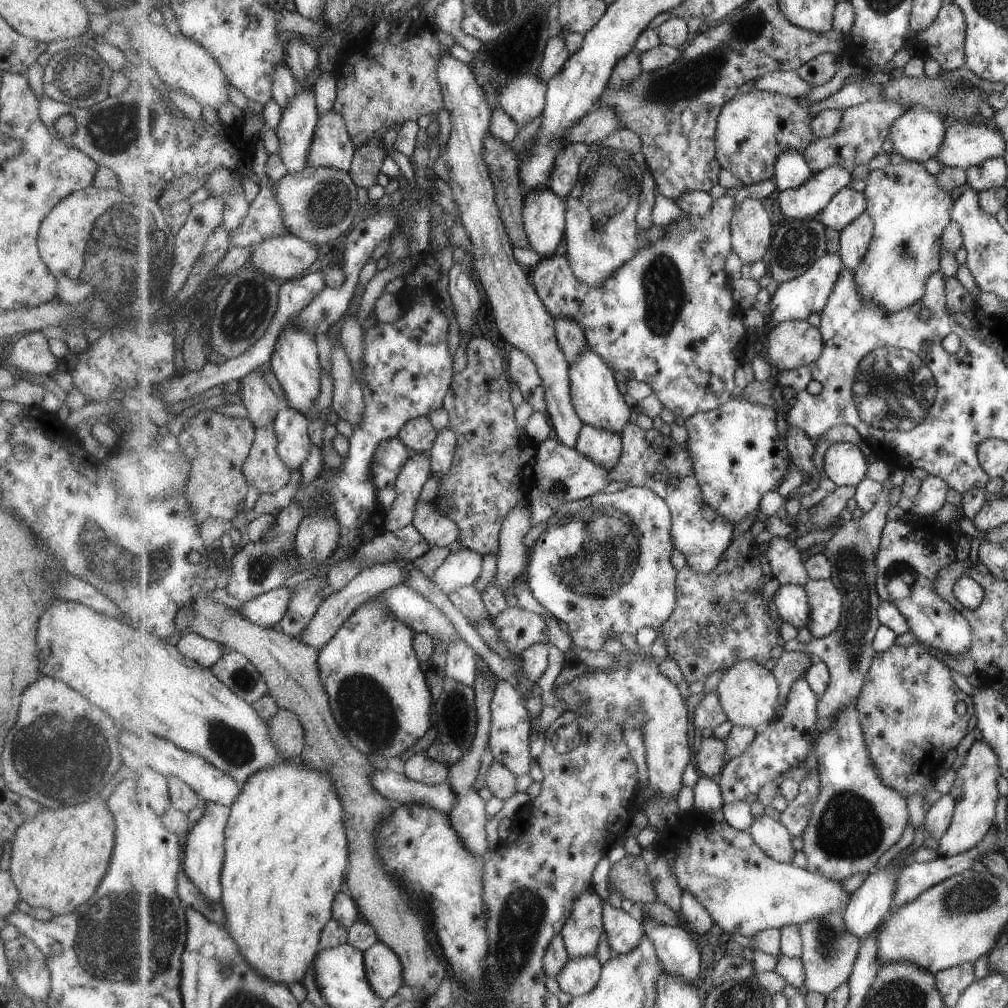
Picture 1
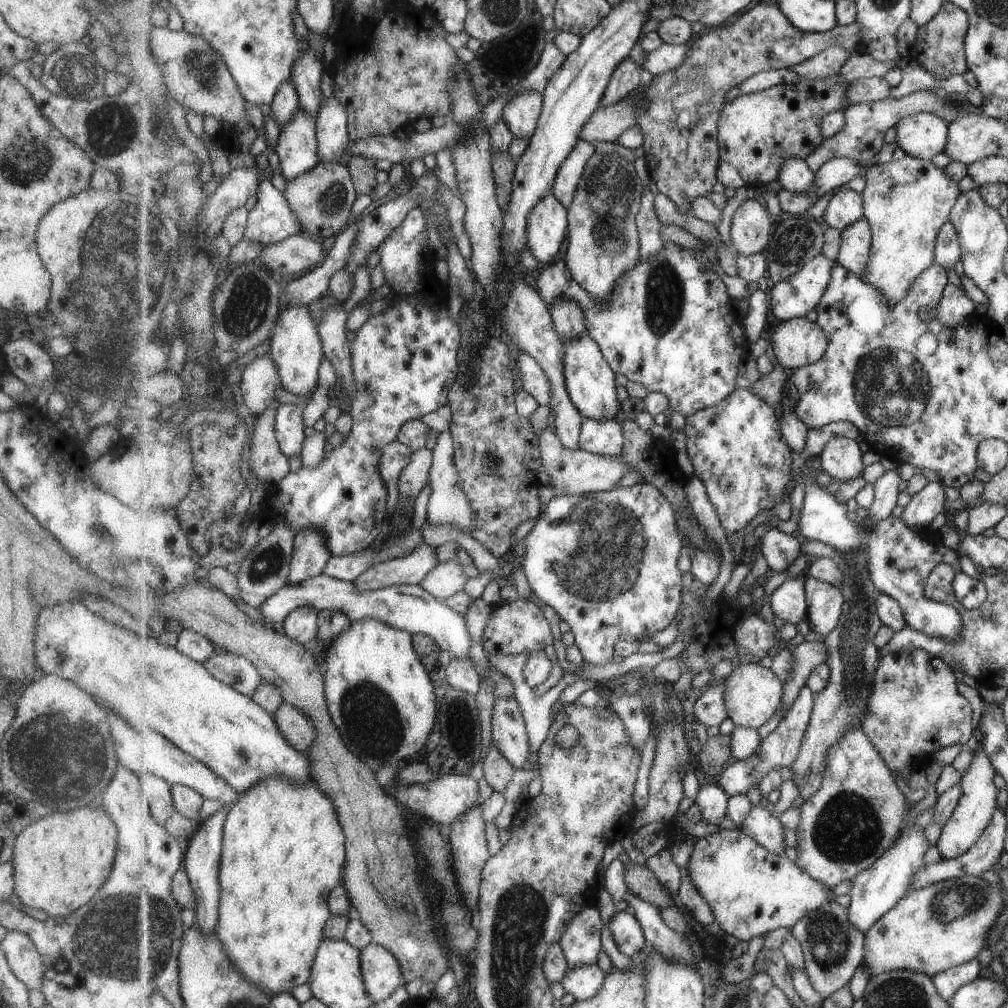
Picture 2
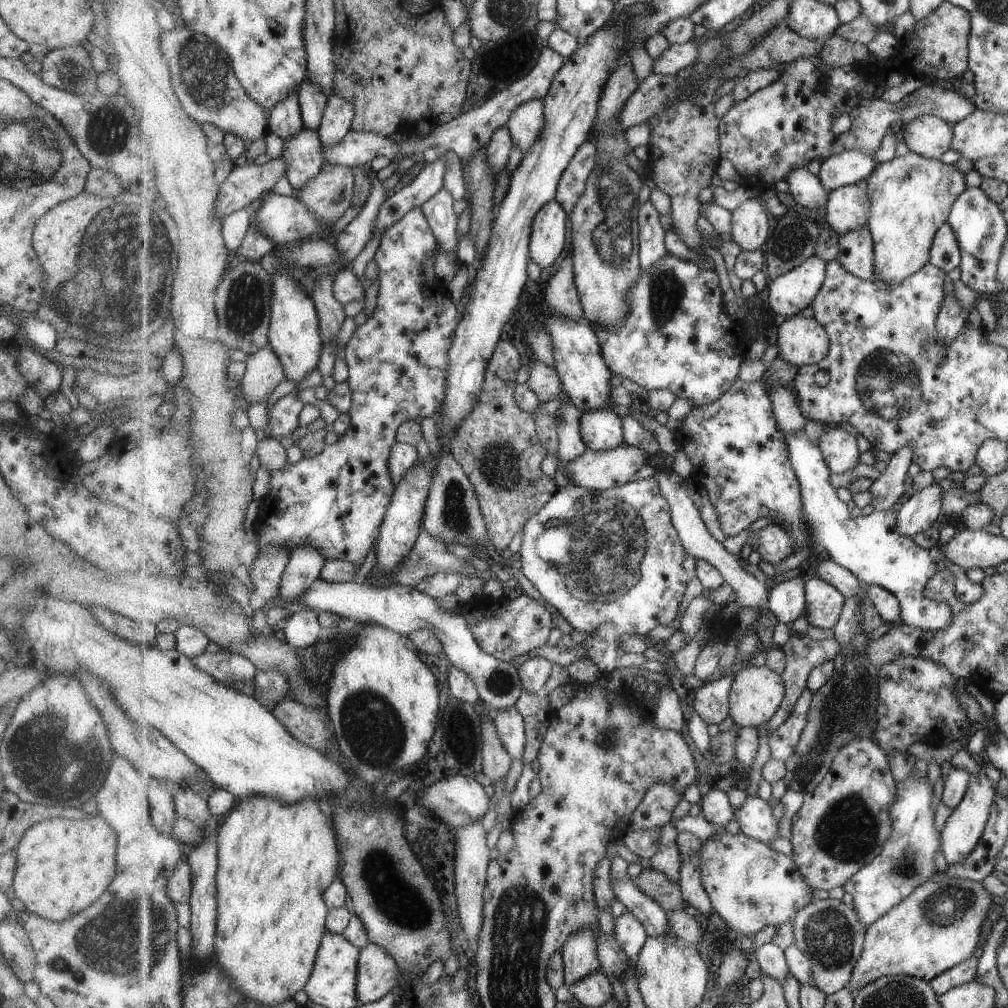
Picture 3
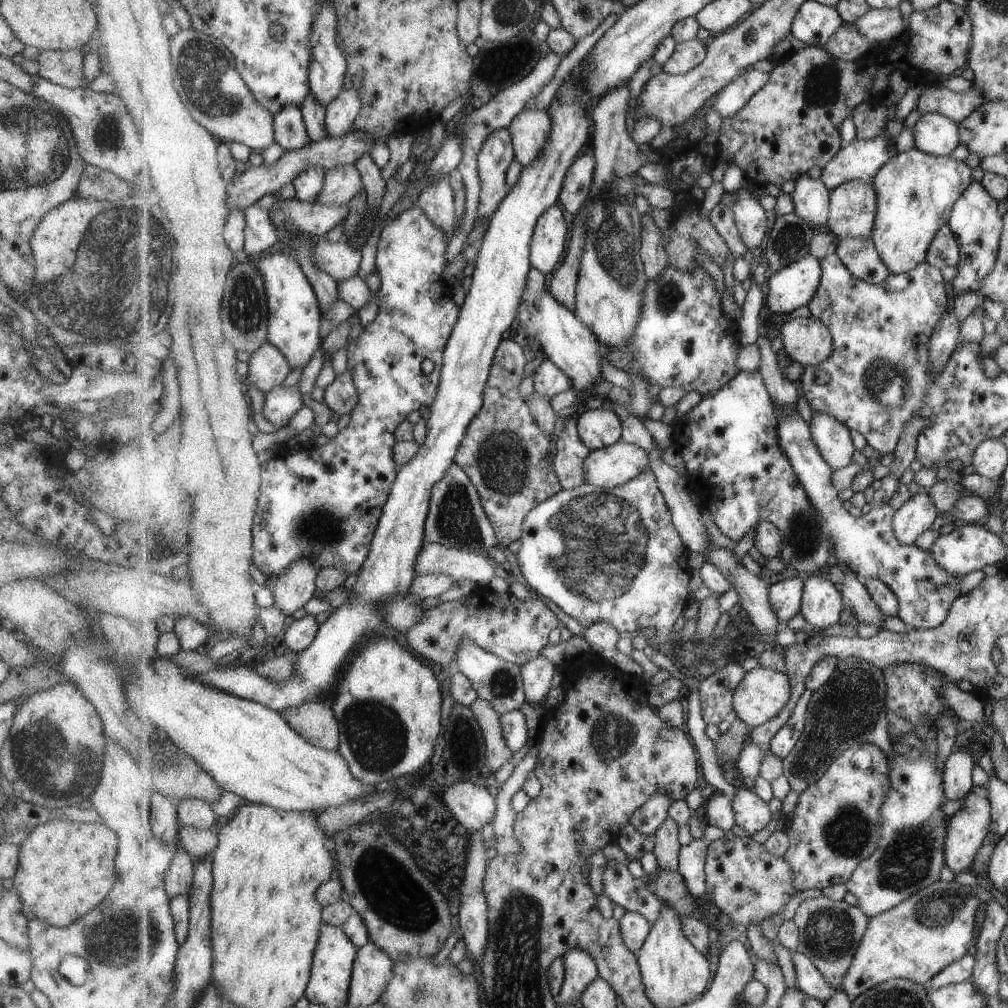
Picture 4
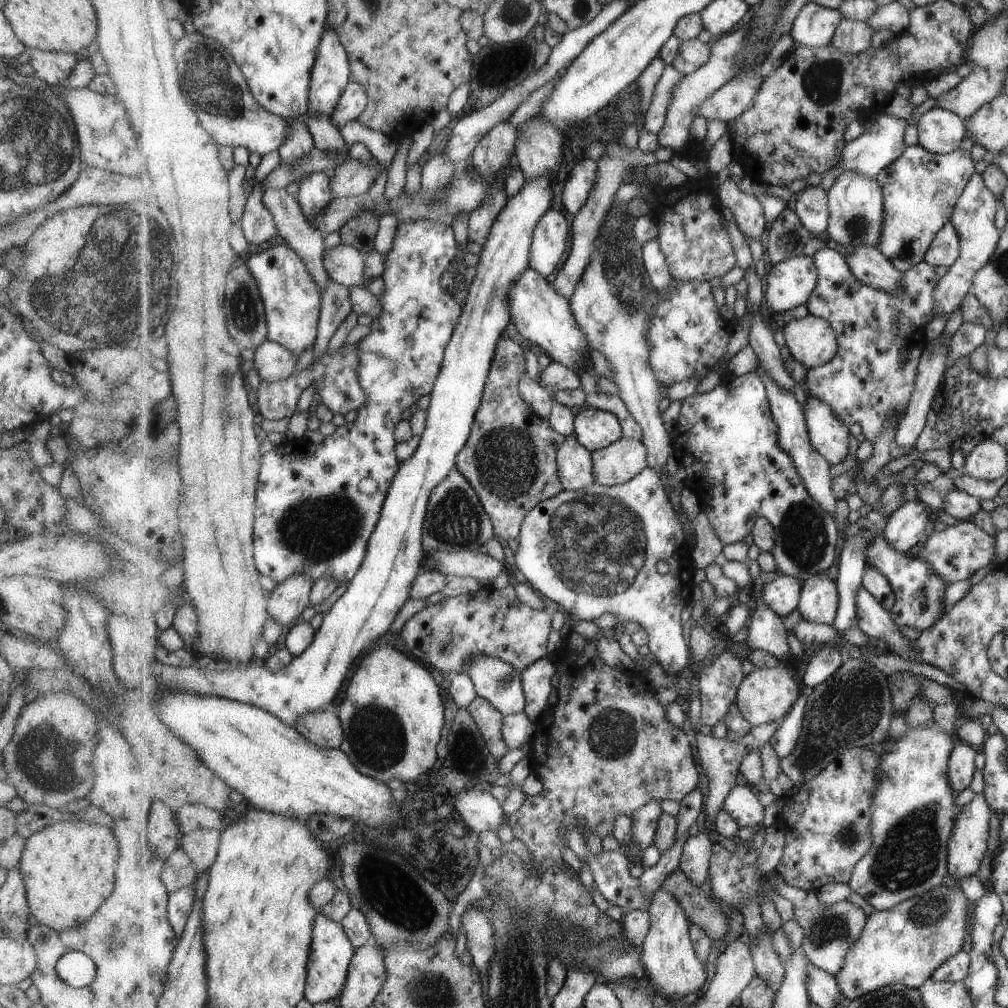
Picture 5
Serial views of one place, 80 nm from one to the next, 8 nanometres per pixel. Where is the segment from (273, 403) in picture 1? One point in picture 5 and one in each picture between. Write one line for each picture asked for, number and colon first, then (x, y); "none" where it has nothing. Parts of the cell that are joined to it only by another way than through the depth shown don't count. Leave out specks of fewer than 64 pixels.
2: (259, 385)
3: (265, 371)
4: (268, 367)
5: (274, 362)

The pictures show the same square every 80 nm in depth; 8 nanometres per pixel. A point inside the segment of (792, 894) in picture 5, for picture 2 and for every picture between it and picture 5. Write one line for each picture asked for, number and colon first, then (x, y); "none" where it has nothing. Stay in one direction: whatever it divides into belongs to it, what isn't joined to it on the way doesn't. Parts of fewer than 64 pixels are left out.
2: (834, 948)
3: (831, 933)
4: (831, 931)

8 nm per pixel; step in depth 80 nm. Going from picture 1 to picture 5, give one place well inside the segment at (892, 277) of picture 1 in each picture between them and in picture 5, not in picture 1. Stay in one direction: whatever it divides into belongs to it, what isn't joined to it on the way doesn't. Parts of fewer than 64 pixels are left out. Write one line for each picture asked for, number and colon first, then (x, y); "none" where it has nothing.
2: (907, 201)
3: (911, 196)
4: (916, 190)
5: (921, 187)

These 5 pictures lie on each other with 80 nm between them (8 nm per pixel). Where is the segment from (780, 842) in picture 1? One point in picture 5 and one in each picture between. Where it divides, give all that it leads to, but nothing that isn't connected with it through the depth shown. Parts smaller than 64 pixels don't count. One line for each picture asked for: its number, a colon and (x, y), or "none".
2: (765, 828)
3: (755, 818)
4: (752, 812)
5: (742, 803)

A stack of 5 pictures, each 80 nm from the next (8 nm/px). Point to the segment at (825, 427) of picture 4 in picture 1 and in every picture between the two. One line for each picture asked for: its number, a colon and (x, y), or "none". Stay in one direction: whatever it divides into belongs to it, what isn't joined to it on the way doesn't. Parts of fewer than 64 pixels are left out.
1: (845, 465)
2: (842, 459)
3: (841, 451)

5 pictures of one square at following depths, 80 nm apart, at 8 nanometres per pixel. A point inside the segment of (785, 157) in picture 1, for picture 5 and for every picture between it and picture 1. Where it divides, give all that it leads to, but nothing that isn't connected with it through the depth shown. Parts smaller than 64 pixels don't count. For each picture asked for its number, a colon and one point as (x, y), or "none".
2: (796, 175)
3: (805, 187)
4: (811, 197)
5: (812, 206)

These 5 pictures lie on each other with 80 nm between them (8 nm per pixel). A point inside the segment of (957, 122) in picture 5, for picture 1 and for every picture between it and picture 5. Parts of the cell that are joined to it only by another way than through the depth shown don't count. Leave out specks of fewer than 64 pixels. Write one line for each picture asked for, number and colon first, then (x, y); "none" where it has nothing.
1: (918, 135)
2: (923, 135)
3: (928, 135)
4: (934, 133)

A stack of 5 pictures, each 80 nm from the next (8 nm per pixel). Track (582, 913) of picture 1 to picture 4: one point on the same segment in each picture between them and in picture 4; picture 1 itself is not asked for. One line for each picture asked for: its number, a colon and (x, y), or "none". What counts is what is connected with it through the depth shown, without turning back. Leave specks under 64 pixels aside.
2: (582, 940)
3: (581, 958)
4: (581, 968)

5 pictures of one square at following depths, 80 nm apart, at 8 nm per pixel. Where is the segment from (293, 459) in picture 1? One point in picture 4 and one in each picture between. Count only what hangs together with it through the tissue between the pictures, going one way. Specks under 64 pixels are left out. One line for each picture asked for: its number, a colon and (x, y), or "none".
2: (290, 426)
3: (284, 418)
4: (281, 405)

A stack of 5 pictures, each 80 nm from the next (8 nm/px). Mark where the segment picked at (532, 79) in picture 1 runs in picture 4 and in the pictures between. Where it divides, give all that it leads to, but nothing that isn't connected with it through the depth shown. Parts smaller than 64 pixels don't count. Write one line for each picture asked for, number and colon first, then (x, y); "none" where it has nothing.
2: (523, 111)
3: (526, 122)
4: (531, 128)

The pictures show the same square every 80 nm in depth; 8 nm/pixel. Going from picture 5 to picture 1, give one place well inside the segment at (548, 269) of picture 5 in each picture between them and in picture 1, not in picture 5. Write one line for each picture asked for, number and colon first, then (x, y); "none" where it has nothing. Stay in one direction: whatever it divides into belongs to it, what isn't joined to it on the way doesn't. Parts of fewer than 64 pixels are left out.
1: (545, 212)
2: (547, 224)
3: (549, 237)
4: (550, 237)

